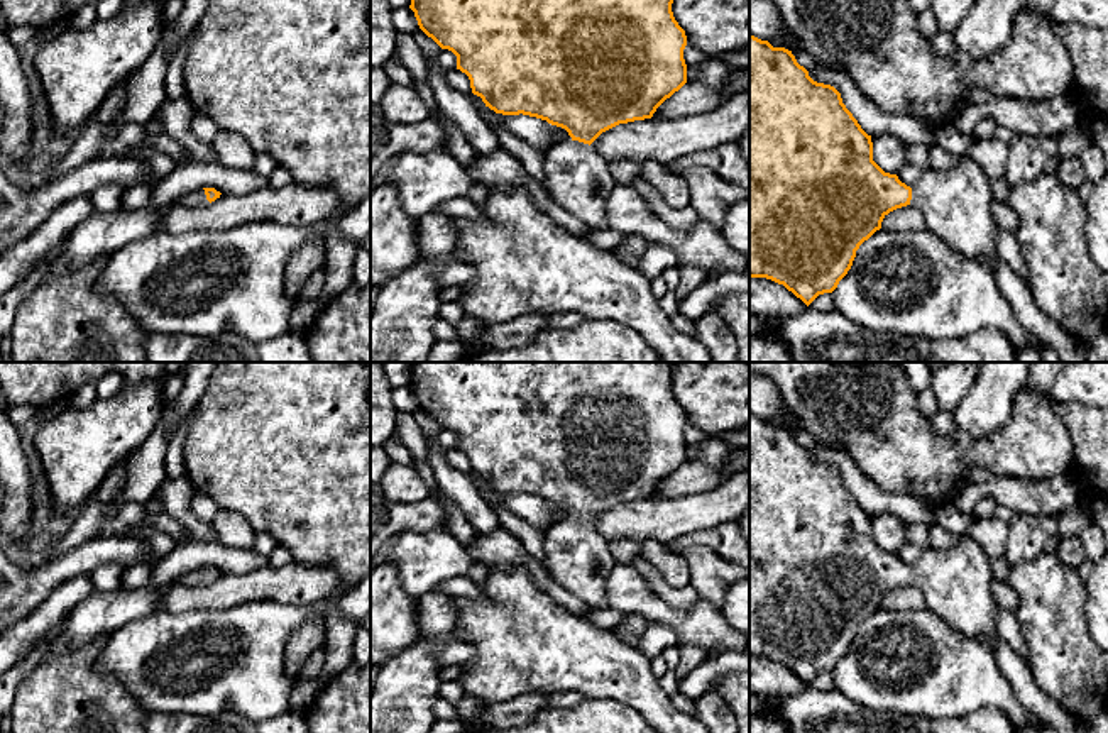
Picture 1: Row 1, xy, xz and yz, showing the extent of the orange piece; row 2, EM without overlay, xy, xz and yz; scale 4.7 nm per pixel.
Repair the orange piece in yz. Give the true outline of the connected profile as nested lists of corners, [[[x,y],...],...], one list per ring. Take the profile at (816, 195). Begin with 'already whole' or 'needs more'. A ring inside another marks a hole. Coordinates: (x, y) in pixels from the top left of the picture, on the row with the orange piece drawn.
needs more; [[[749,36],[749,278],[766,278],[783,284],[809,306],[819,295],[832,293],[837,288],[839,281],[851,269],[859,245],[881,229],[881,222],[890,212],[907,205],[915,207],[925,220],[925,229],[941,237],[952,251],[981,262],[983,257],[996,257],[995,242],[1001,230],[991,212],[991,201],[993,193],[988,176],[968,156],[963,156],[961,161],[947,171],[935,171],[930,168],[912,188],[902,183],[897,174],[885,173],[873,161],[871,135],[861,129],[858,120],[846,108],[841,93],[831,85],[814,81],[809,71],[797,63],[792,51],[773,47],[768,41]]]

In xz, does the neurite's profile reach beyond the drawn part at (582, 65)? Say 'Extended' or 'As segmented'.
Extended

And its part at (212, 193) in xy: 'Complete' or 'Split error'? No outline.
Split error

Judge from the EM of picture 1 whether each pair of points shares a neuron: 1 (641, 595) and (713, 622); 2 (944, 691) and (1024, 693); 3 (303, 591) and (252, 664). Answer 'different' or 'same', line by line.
1: same
2: different
3: different

